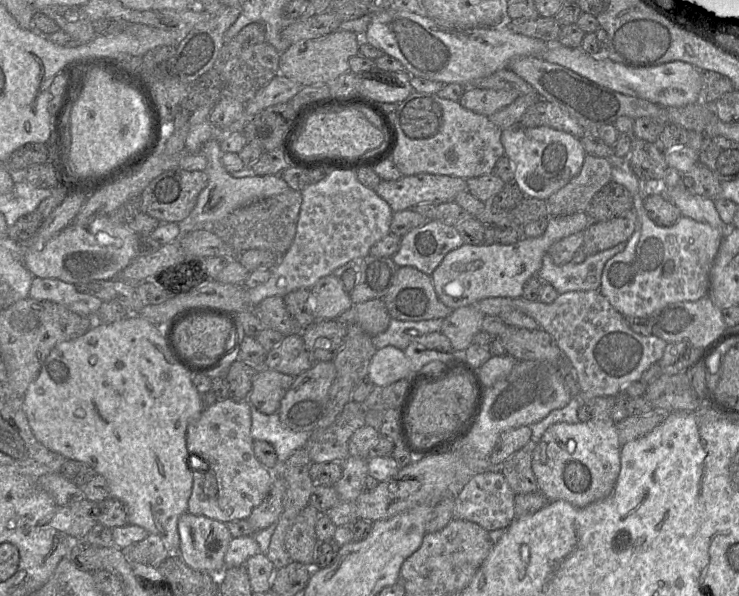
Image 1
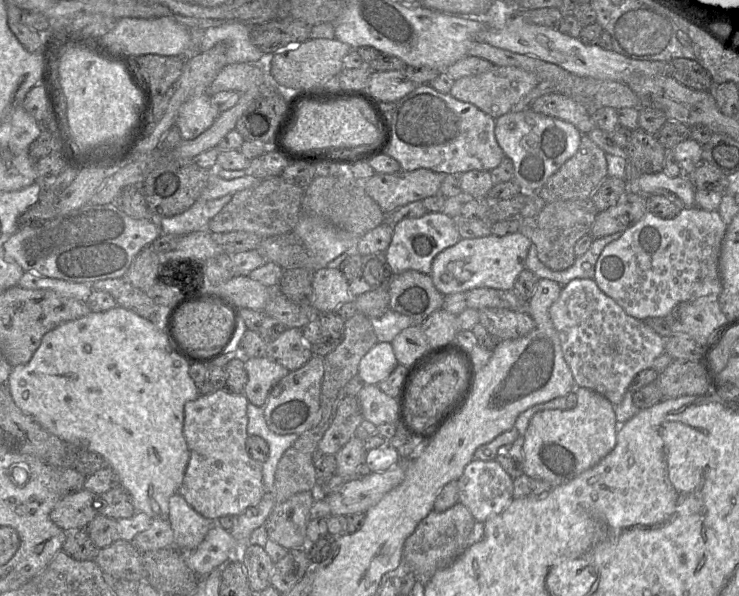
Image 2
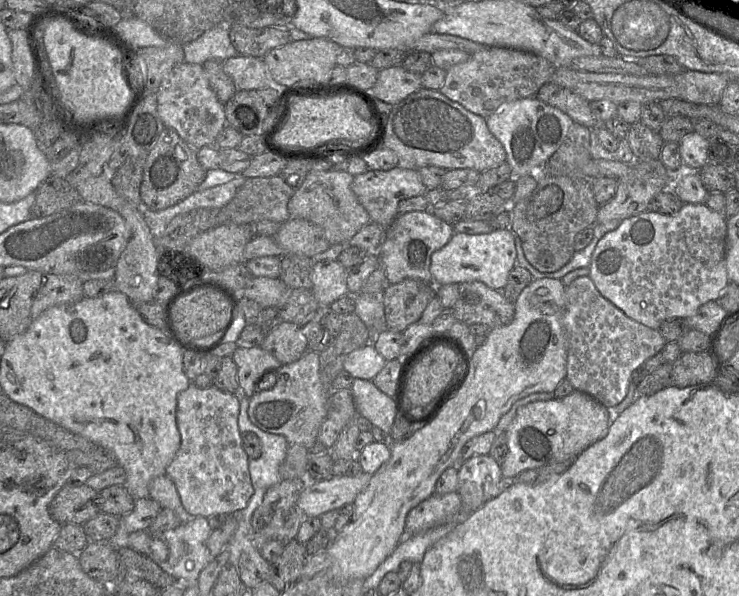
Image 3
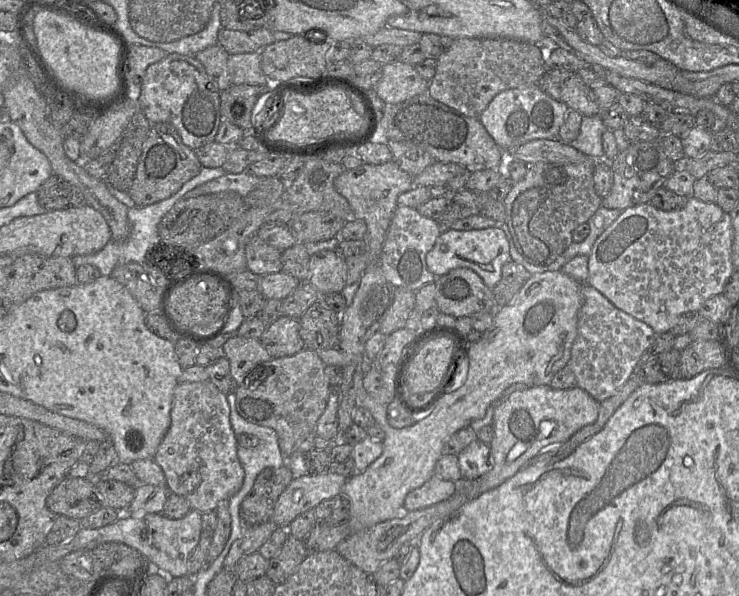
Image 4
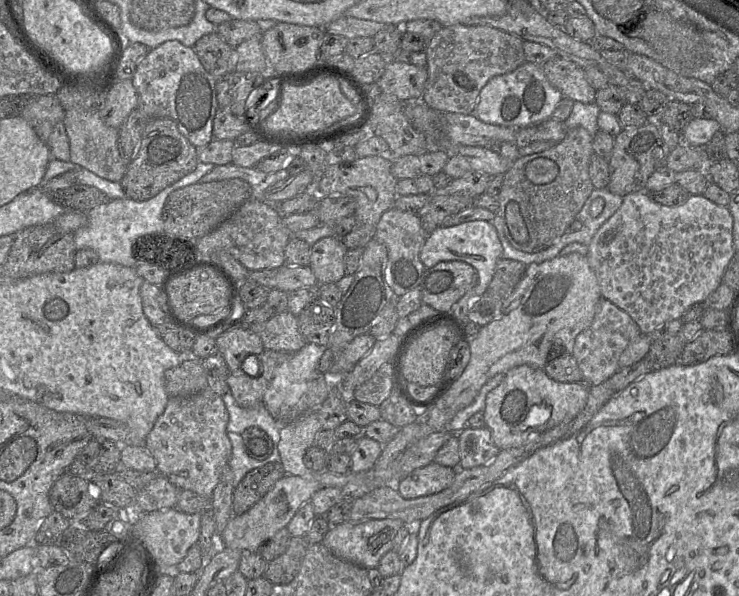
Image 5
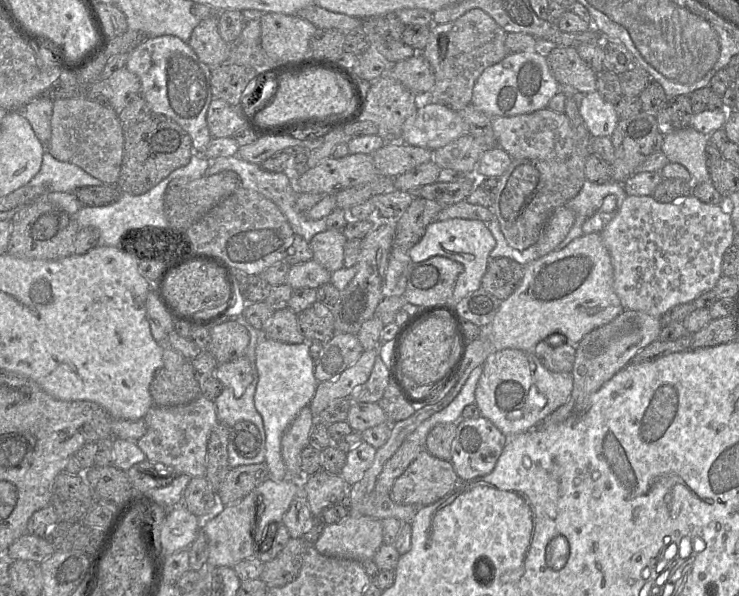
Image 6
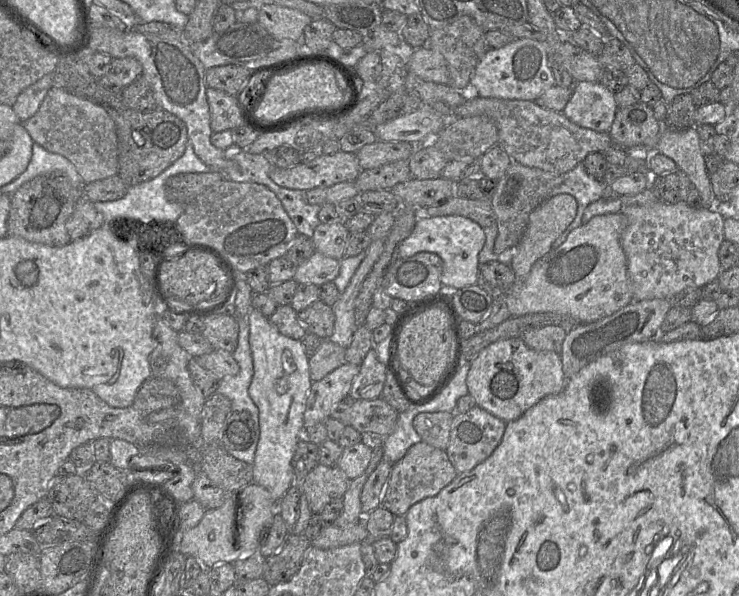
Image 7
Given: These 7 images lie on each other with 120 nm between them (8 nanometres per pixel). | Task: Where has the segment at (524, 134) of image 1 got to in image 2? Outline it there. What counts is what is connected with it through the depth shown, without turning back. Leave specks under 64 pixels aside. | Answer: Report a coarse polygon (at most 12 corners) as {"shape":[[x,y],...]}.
{"shape":[[526,109],[495,120],[525,193],[539,193],[582,134]]}

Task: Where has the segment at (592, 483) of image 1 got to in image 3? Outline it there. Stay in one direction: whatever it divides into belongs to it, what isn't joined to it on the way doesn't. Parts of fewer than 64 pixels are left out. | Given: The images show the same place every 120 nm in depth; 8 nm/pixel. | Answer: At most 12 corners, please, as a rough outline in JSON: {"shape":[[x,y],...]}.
{"shape":[[574,389],[521,406],[505,430],[503,480],[575,459],[611,411]]}

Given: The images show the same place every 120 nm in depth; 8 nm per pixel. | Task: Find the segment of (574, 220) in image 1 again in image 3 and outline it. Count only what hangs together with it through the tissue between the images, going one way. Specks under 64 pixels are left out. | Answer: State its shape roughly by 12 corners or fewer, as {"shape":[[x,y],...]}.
{"shape":[[454,233],[431,255],[436,286],[480,281],[502,291],[514,233]]}

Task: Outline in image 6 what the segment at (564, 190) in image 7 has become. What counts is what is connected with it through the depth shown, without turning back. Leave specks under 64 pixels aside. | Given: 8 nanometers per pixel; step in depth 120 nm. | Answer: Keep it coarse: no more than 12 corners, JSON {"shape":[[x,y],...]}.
{"shape":[[585,180],[566,204],[575,223],[557,250],[584,235],[583,223],[599,211],[607,195],[618,210],[628,196],[622,183]]}

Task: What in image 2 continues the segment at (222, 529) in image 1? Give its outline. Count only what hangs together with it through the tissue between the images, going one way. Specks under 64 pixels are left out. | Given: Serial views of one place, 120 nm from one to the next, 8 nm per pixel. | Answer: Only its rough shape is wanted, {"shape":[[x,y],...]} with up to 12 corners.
{"shape":[[179,493],[169,499],[174,547],[196,549],[213,521]]}

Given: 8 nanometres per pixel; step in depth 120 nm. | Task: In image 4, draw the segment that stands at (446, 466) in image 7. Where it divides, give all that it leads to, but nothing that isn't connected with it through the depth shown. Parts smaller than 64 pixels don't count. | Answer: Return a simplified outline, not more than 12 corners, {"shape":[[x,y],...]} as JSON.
{"shape":[[433,475],[405,497],[412,512],[449,499],[455,483]]}

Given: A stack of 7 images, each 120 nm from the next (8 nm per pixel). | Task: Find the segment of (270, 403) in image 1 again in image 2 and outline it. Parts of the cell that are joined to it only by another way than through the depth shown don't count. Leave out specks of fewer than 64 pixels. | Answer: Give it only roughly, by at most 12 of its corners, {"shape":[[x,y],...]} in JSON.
{"shape":[[267,356],[245,358],[243,394],[258,407],[290,372]]}

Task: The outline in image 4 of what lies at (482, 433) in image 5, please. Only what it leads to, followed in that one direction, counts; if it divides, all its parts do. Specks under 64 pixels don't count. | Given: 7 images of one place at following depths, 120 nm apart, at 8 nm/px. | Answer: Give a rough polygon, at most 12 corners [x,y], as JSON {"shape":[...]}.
{"shape":[[479,439],[457,456],[461,476],[484,476],[493,467],[491,449]]}

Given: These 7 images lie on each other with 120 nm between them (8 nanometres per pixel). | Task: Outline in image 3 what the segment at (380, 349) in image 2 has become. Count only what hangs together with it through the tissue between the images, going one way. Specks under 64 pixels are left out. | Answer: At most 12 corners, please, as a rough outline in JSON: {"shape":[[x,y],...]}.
{"shape":[[372,343],[349,353],[344,371],[372,381],[386,359]]}

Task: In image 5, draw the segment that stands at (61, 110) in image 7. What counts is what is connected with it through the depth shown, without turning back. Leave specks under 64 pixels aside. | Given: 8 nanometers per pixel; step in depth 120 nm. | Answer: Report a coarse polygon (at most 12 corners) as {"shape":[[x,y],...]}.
{"shape":[[65,111],[70,159],[113,182],[127,163],[99,113]]}

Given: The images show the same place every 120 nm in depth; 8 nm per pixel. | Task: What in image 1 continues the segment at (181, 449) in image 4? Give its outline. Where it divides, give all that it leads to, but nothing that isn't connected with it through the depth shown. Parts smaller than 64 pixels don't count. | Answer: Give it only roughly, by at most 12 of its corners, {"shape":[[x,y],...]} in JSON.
{"shape":[[248,400],[188,425],[189,513],[249,517],[273,481]]}

